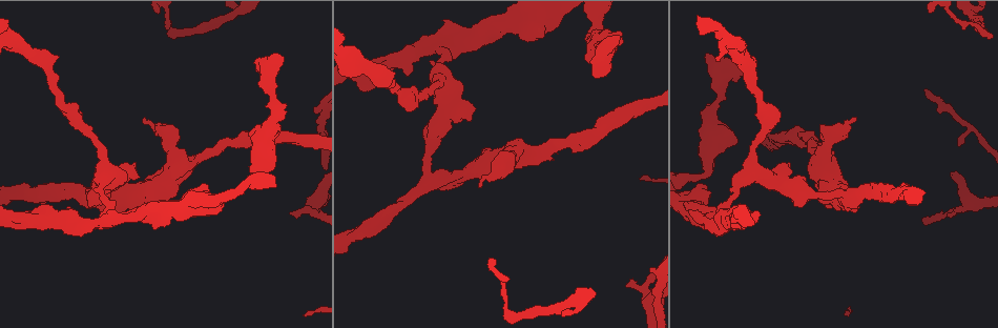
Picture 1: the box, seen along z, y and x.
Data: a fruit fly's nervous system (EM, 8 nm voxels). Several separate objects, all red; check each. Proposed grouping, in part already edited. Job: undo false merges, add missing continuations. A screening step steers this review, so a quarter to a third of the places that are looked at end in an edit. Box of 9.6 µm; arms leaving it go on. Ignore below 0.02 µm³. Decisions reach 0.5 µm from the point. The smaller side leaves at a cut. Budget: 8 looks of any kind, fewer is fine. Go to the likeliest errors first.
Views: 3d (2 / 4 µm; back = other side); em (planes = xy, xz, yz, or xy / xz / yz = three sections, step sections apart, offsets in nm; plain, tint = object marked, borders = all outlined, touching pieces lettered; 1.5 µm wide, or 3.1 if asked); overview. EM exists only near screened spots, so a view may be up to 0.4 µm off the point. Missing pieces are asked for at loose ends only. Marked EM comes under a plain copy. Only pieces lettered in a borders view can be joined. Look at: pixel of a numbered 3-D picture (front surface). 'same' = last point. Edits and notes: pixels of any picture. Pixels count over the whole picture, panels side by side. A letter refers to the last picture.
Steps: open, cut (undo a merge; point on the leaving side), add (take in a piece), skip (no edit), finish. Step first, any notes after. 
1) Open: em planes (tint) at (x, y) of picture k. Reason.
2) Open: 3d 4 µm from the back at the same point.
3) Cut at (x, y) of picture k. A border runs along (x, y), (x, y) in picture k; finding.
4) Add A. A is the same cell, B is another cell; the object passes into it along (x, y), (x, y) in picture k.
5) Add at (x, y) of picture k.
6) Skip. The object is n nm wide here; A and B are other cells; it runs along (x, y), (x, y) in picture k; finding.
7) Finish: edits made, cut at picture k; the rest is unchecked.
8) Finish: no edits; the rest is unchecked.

Open: 3d 4 µm at (144, 118) of picture 1.

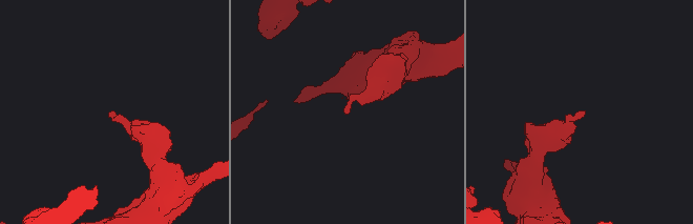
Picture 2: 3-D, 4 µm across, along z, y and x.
Open: em xz step 8 (borders) at (111, 112) of picture 2. Now the EM.

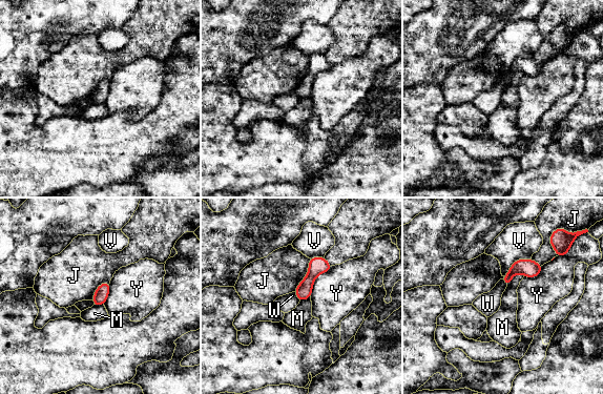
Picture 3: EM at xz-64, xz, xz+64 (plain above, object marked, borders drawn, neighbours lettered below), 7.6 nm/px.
Skip. J, M, V, W and Y are other cells; it runs along (321, 260), (314, 269), (300, 296) in picture 3; none of them fits.

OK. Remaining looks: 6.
Open: 3d 2 µm at (959, 144) of picture 1. Branch stops here.

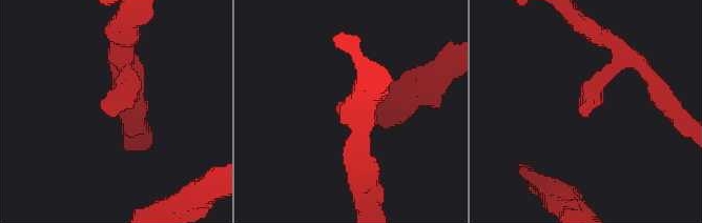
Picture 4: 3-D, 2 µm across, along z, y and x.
Open: em planes (borders) at (109, 111) of picture 4. Shape alone is not enough.

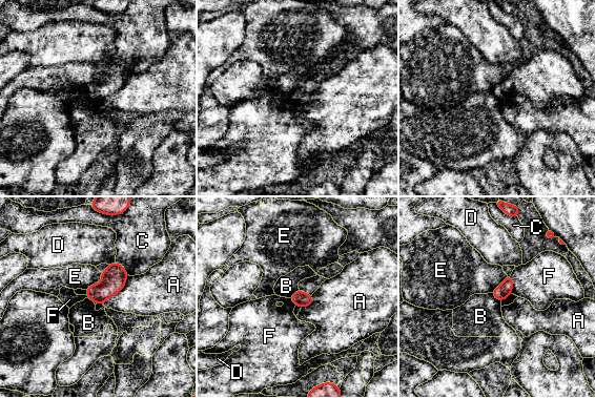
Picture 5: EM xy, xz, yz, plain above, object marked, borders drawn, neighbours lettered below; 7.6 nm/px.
Skip. The object is 110 nm wide here; the longest contact is with A, 300 nm; A, B, C, D, E and F are other cells; none of them fits.

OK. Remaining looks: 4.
Open: 3d 2 µm at (759, 213) of picture 1. Branch stops here.

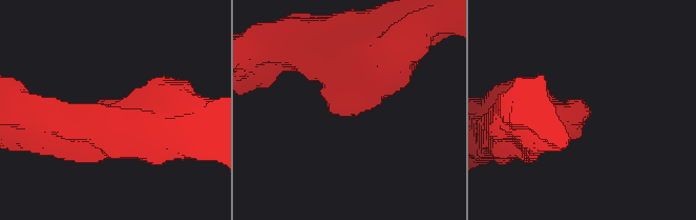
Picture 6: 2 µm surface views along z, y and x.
Open: em planes (borders) at (587, 112) of picture 6.

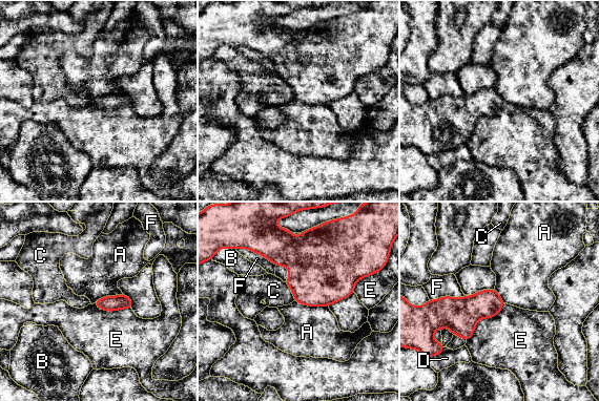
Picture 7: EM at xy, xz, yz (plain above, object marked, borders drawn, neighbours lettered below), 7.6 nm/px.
Skip. The longest contact is with E, 420 nm; A, B, C, D, E and F are other cells; none of them fits.

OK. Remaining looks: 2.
Finish: no edits; the rest is unchecked.

